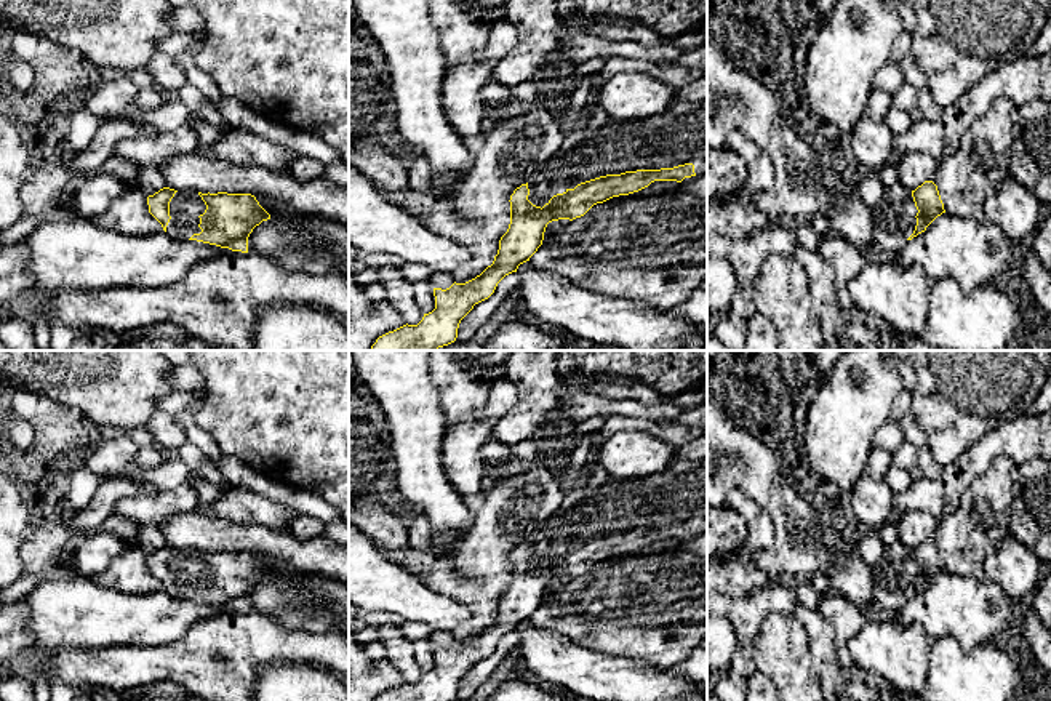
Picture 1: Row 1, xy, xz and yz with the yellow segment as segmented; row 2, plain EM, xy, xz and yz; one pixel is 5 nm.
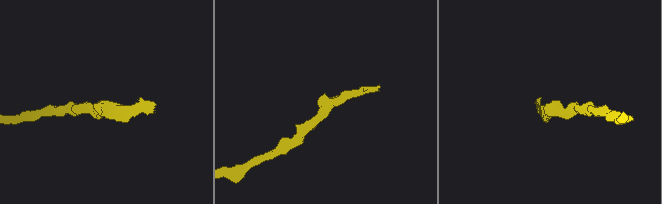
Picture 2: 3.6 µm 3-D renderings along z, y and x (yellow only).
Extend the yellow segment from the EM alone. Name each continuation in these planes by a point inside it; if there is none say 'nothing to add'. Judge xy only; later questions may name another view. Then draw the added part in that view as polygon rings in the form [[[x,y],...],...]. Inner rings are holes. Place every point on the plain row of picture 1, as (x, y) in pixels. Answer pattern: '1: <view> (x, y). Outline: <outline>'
1: xy (186, 564). Outline: [[[178,549],[170,560],[170,581],[166,592],[173,597],[189,599],[200,592],[200,573],[206,568],[205,560],[197,549]]]

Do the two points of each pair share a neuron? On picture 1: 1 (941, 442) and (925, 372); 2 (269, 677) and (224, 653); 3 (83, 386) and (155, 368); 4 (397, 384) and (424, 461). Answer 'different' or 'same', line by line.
1: same
2: different
3: same
4: same

